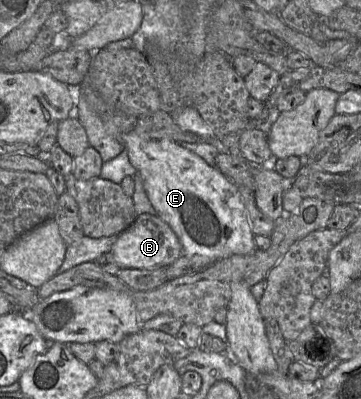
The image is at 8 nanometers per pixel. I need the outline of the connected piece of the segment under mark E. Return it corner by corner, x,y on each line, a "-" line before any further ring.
135,131
122,135
130,163
141,176
143,187
158,215
175,232
182,245
182,255
200,269
232,255
247,255
256,250
248,211
237,186
203,158
169,139
141,137

